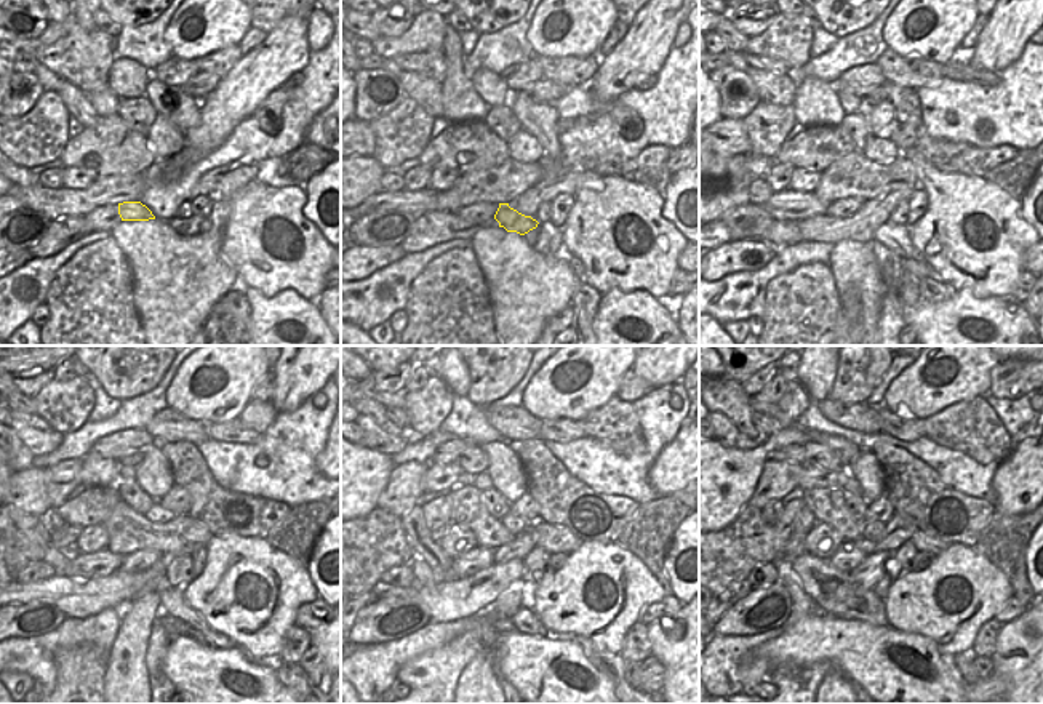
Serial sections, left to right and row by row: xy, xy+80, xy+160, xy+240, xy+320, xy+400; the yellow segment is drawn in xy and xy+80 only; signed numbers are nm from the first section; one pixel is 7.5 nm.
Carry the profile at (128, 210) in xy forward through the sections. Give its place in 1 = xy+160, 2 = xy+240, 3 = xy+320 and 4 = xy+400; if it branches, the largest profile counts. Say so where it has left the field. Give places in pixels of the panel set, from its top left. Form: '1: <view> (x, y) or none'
1: xy+160 (895, 237)
2: xy+240 (171, 599)
3: xy+320 (613, 666)
4: xy+400 (963, 663)

